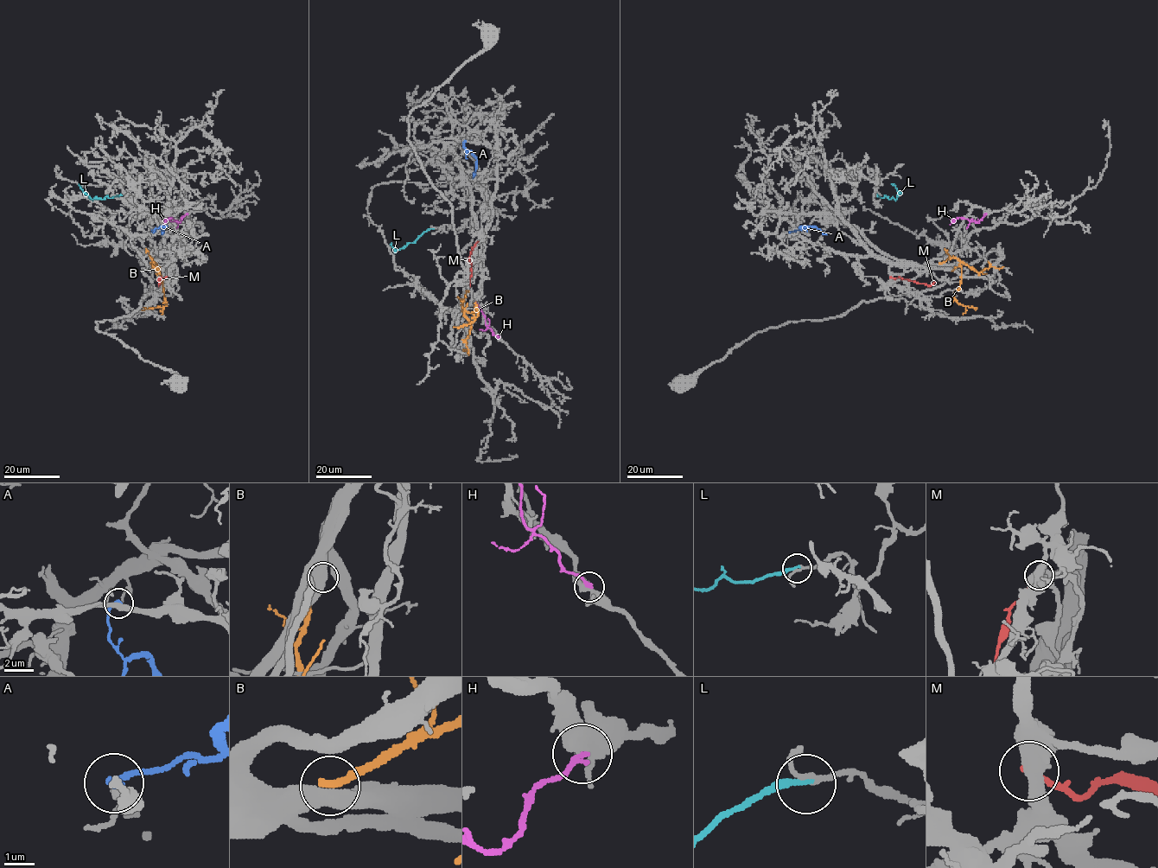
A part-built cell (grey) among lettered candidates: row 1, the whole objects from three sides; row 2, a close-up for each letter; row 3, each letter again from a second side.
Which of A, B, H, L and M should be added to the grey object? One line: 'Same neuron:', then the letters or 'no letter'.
Same neuron: L

